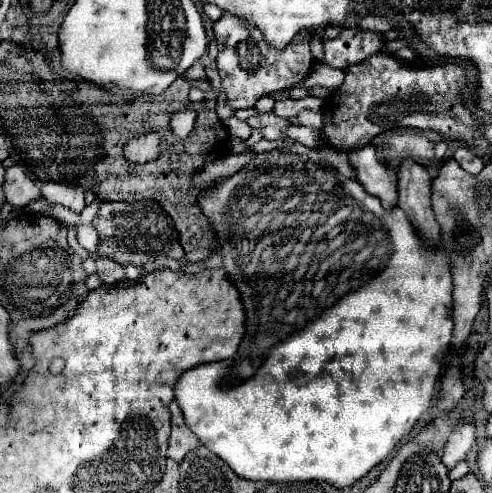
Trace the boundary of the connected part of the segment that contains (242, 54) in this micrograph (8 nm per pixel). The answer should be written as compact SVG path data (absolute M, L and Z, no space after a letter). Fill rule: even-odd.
M223 14L215 24L213 32L219 44L219 56L217 56L217 72L221 76L223 92L227 96L227 104L233 110L239 108L251 108L261 96L281 92L281 90L291 90L297 86L307 72L313 66L313 56L311 56L311 36L301 36L293 40L283 50L269 48L265 44L265 36L259 28L253 28L247 20L241 20L239 16L233 14Z

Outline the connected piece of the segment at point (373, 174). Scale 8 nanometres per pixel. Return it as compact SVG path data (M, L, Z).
M365 144L365 148L355 148L347 156L357 180L369 194L379 196L385 208L397 204L397 172L377 158L377 146Z

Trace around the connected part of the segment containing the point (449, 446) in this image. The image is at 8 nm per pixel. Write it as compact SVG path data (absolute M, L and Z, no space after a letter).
M463 422L457 426L457 430L453 430L453 434L449 436L443 454L441 454L441 462L453 470L455 464L459 460L465 460L467 452L471 450L471 446L475 444L475 428L471 422Z

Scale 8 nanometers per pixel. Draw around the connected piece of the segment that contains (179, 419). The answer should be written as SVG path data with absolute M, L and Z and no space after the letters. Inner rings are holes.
M171 402L171 438L169 438L169 450L167 456L175 462L181 462L185 458L185 452L199 446L199 440L193 436L191 428L183 420L183 412L179 404Z

